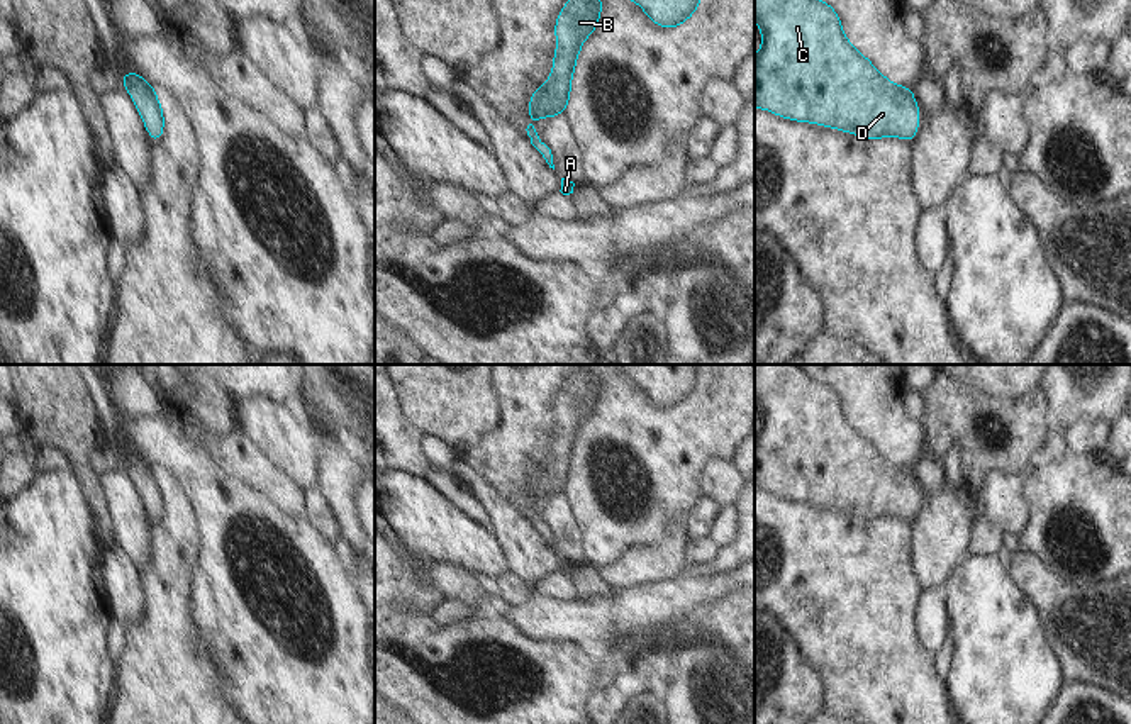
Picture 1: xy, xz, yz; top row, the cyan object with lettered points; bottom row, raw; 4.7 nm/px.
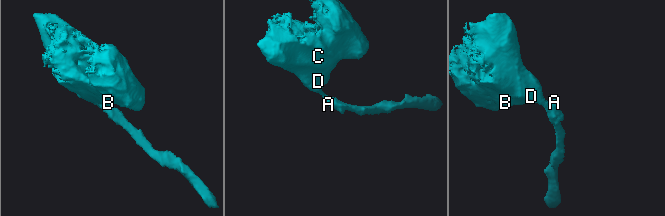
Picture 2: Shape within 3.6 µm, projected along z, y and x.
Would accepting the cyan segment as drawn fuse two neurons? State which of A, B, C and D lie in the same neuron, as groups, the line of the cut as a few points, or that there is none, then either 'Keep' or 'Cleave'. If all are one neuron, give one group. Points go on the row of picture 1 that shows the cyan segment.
Groups: A B C D. No split. Keep.

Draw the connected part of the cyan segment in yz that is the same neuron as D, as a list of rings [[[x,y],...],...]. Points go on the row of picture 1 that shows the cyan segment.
[[[755,0],[761,49],[755,56],[755,109],[865,139],[890,136],[912,144],[921,122],[912,85],[899,86],[856,51],[833,5],[822,0]]]

